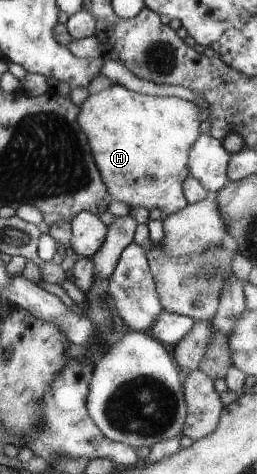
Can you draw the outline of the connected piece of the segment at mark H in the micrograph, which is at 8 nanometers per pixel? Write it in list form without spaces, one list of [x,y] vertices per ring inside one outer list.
[[[114,84],[100,93],[88,95],[80,104],[79,125],[87,133],[90,153],[100,173],[103,173],[103,182],[112,199],[126,203],[131,210],[136,207],[159,209],[164,216],[187,208],[182,183],[191,176],[188,155],[200,137],[200,109],[196,104],[176,97],[140,94],[126,86]]]

